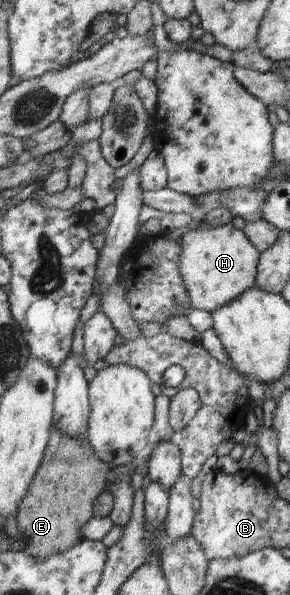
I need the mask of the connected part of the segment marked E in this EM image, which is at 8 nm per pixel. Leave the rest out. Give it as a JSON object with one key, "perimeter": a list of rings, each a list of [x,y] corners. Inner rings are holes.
{"perimeter":[[[53,424],[44,459],[83,459],[83,461],[41,460],[33,479],[33,493],[24,495],[16,522],[21,551],[37,560],[46,560],[53,554],[63,553],[83,539],[81,528],[94,517],[93,504],[106,490],[106,475],[110,465],[101,461],[87,442],[65,436]]]}

